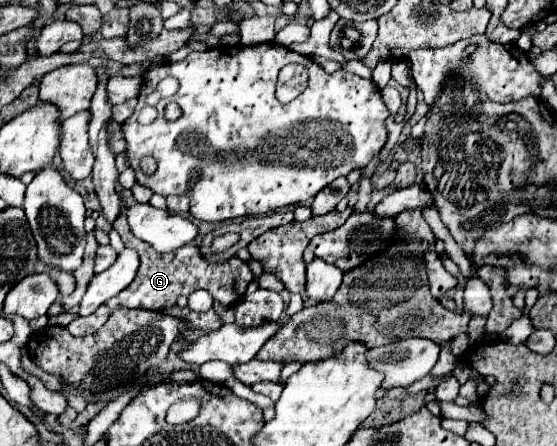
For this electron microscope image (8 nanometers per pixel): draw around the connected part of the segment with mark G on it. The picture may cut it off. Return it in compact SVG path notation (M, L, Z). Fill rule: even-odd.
M124 200L122 202L122 212L120 212L120 218L116 218L114 222L114 230L122 236L124 244L134 248L138 254L140 254L140 268L138 268L138 274L134 278L134 282L124 290L120 292L118 296L114 296L112 300L107 301L106 306L114 308L114 310L124 308L148 308L148 310L164 310L168 306L174 306L178 296L188 296L190 292L198 290L198 288L204 288L212 294L212 298L216 298L220 302L220 306L224 302L236 302L242 298L246 286L252 282L252 270L248 268L248 264L234 264L234 262L242 262L238 256L232 256L230 260L224 260L224 262L218 262L218 264L212 264L208 262L200 250L190 244L190 246L182 246L180 250L176 252L168 252L168 254L160 254L156 250L152 250L152 246L148 246L146 242L140 242L140 238L136 238L134 234L130 234L128 230L128 220L124 218L124 210L126 210L126 204Z

